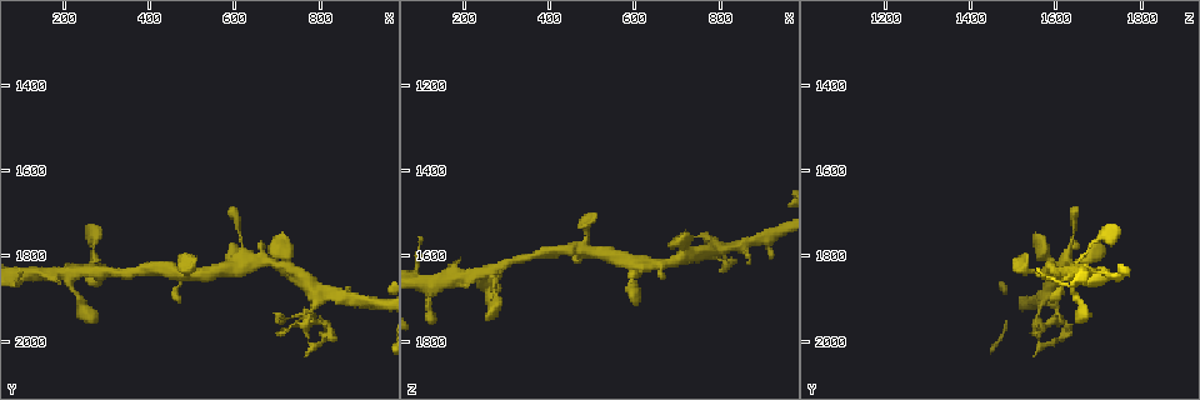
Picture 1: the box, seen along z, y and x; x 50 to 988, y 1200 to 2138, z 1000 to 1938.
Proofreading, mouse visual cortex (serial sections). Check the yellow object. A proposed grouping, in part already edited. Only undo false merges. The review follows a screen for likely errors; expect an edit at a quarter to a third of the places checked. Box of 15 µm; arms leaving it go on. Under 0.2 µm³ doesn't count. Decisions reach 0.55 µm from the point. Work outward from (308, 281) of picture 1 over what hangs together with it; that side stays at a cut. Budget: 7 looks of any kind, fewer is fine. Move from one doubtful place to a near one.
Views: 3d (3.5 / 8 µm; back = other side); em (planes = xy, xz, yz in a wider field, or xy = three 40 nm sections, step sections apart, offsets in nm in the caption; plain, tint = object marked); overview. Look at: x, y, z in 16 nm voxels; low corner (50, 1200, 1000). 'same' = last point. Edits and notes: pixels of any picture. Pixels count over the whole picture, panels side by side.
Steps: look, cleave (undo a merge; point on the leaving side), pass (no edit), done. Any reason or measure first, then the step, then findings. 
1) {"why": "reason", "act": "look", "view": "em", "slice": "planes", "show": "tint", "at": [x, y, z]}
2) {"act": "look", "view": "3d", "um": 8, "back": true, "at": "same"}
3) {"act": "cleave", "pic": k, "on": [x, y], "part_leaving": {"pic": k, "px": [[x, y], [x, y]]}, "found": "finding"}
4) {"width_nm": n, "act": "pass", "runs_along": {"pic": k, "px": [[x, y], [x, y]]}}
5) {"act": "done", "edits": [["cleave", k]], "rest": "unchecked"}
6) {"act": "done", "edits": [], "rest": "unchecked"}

{"why": "abrupt turn", "act": "look", "view": "3d", "um": 3.5, "at": [600, 1825, 1615]}

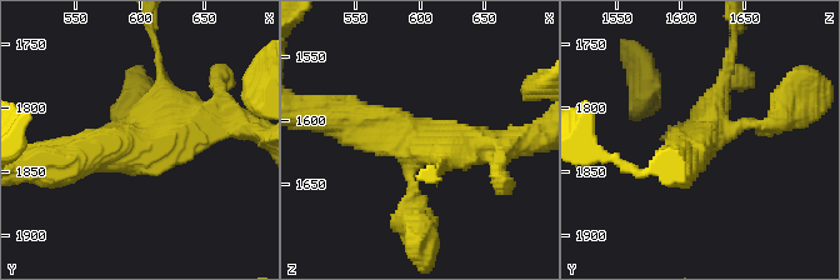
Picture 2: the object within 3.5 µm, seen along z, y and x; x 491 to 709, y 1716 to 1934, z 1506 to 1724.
{"why": "shape alone is not enough", "act": "look", "view": "em", "slice": "planes", "show": "tint", "at": [596, 1824, 1616]}

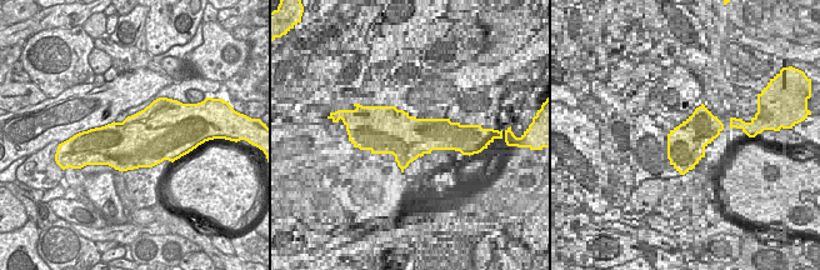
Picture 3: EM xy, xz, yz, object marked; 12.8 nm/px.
{"width_nm": 700, "act": "pass", "runs_along": {"pic": 2, "px": [[216, 121], [98, 148], [64, 163]]}, "found": "continuous, no second cell"}

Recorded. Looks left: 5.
{"why": "two arms in line, one across", "act": "look", "view": "3d", "um": 3.5, "back": true, "at": [265, 1840, 1630]}

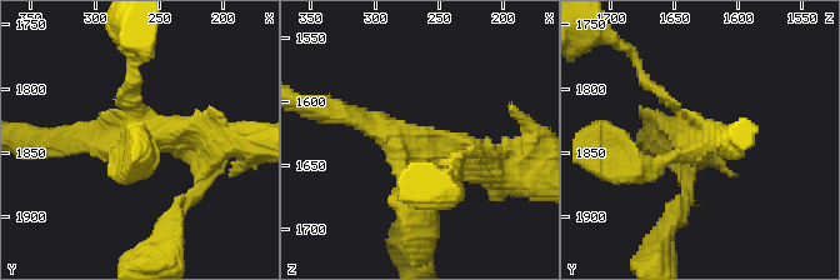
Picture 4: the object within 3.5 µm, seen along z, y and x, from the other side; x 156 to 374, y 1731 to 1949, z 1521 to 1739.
{"act": "look", "view": "em", "slice": "xy", "step": 3, "show": "tint", "at": [266, 1838, 1632]}

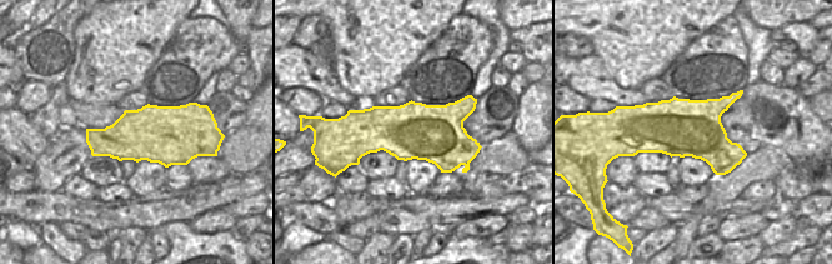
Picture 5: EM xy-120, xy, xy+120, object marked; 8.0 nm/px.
{"act": "pass", "runs_along": {"pic": 4, "px": [[344, 113], [496, 164]]}, "found": "continuous, no second cell"}

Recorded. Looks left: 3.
{"why": "thick turns thin", "act": "look", "view": "3d", "um": 3.5, "at": [785, 1930, 1565]}

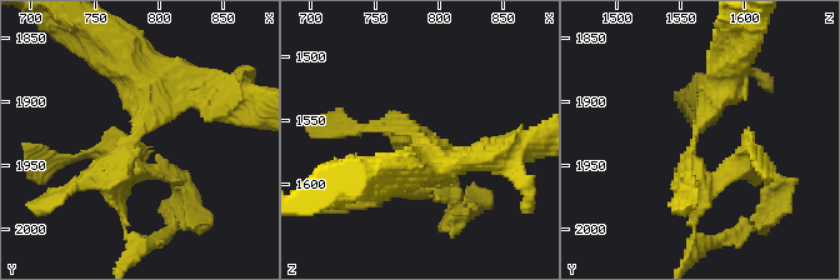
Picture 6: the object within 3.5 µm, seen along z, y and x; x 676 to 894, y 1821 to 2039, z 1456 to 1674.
{"act": "cleave", "pic": 6, "on": [740, 170], "found": "a second cell is stuck on"}

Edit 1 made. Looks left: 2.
{"act": "done", "edits": [["cleave", 6]], "rest": "unchecked"}

